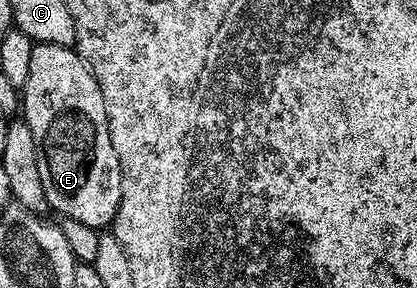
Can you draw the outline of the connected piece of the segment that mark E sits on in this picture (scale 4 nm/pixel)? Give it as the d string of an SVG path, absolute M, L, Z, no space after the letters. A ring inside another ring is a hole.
M35 43L34 52L30 55L30 76L26 79L26 84L22 88L22 117L26 124L30 124L30 132L34 132L34 148L38 148L38 172L42 175L42 188L46 192L49 207L53 211L56 209L60 213L59 217L61 219L76 220L78 223L99 232L111 227L122 200L122 172L118 164L118 156L110 144L110 128L106 116L106 104L102 100L102 88L98 88L98 80L92 74L92 70L73 47Z

